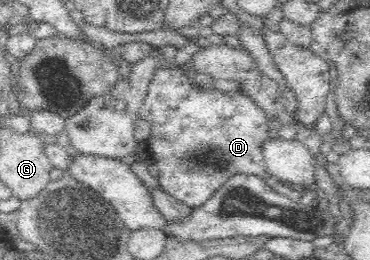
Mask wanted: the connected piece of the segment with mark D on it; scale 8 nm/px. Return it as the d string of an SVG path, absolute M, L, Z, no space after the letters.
M163 63L149 83L148 93L140 110L140 118L149 123L151 137L145 144L151 149L153 165L157 169L157 181L160 189L172 195L177 201L188 205L189 208L201 207L211 196L233 175L244 173L260 177L277 193L300 203L301 205L317 206L318 195L305 187L292 187L286 182L269 175L263 158L263 143L269 138L269 120L263 110L241 92L225 94L219 88L201 91L186 68L177 68Z

